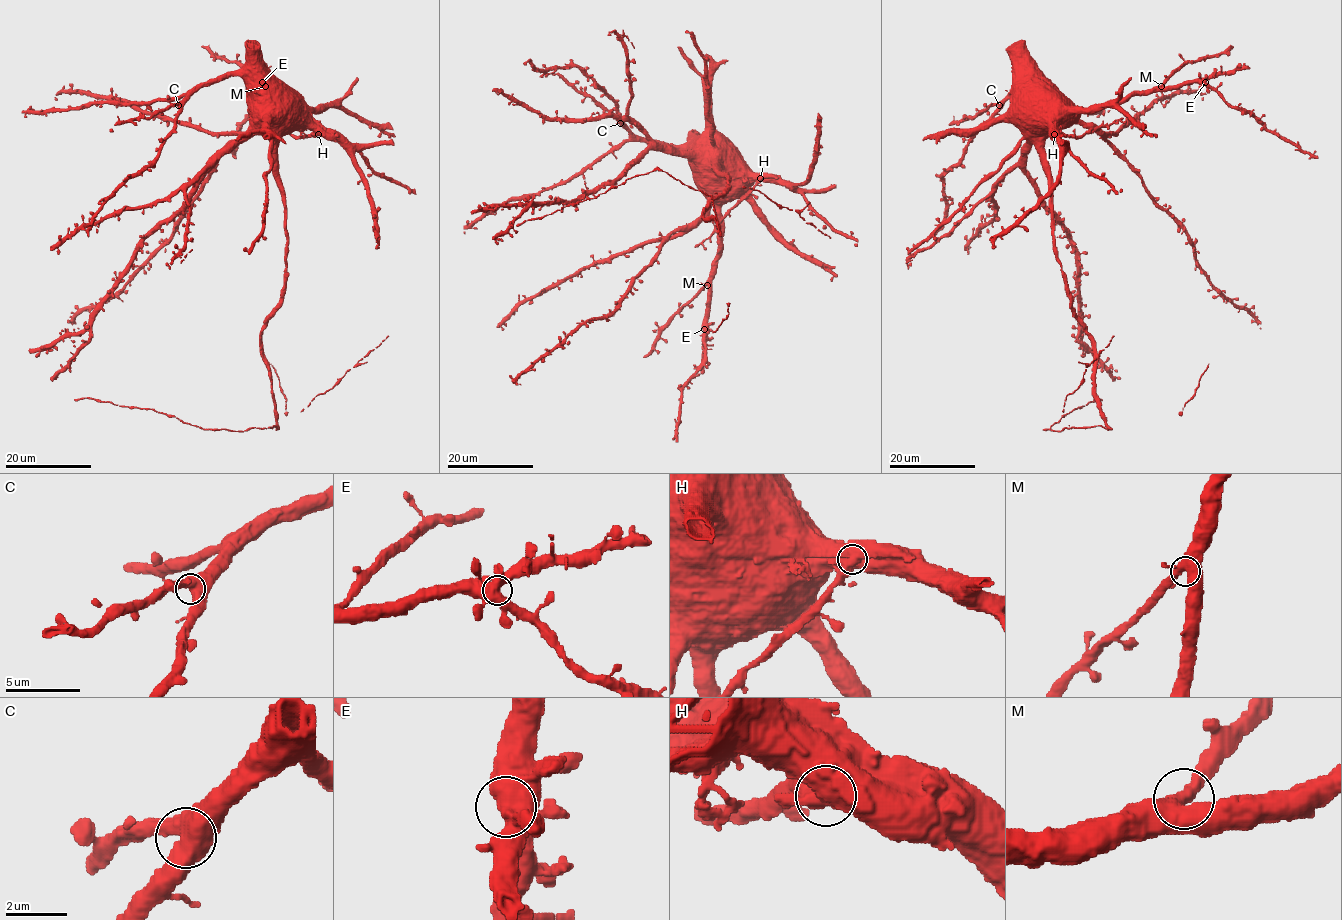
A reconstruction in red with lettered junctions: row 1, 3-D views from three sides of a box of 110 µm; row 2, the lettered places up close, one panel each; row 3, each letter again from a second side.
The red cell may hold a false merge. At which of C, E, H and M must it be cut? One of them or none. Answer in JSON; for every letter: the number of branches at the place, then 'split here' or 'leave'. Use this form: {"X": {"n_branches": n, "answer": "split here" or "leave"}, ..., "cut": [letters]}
{"C": {"n_branches": 2, "answer": "leave"}, "E": {"n_branches": 2, "answer": "leave"}, "H": {"n_branches": 3, "answer": "split here"}, "M": {"n_branches": 3, "answer": "leave"}, "cut": ["H"]}

